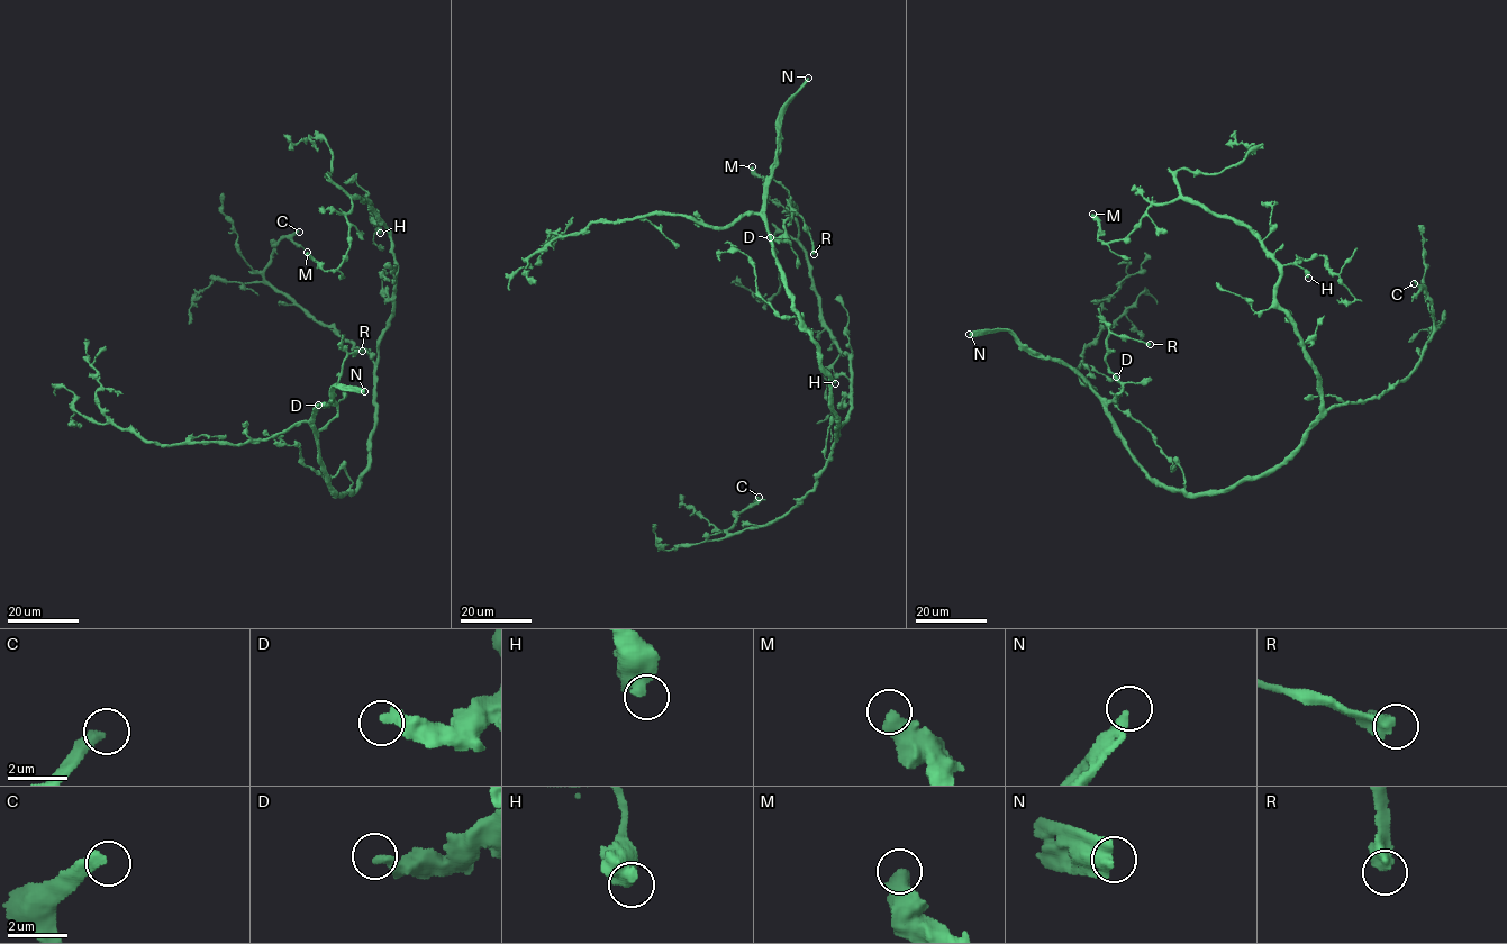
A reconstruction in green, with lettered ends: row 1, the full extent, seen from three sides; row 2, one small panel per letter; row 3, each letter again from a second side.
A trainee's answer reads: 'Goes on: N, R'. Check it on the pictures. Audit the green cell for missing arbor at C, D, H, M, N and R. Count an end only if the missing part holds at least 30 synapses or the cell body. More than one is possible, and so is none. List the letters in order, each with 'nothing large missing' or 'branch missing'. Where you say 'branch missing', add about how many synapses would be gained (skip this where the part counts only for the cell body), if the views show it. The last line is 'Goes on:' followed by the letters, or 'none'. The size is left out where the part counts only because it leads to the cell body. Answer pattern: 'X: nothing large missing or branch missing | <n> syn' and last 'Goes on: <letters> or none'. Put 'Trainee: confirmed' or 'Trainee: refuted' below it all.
C: branch missing | 90 syn
D: nothing large missing
H: nothing large missing
M: nothing large missing
N: nothing large missing
R: branch missing | 40 syn
Goes on: C, R
Trainee: refuted

